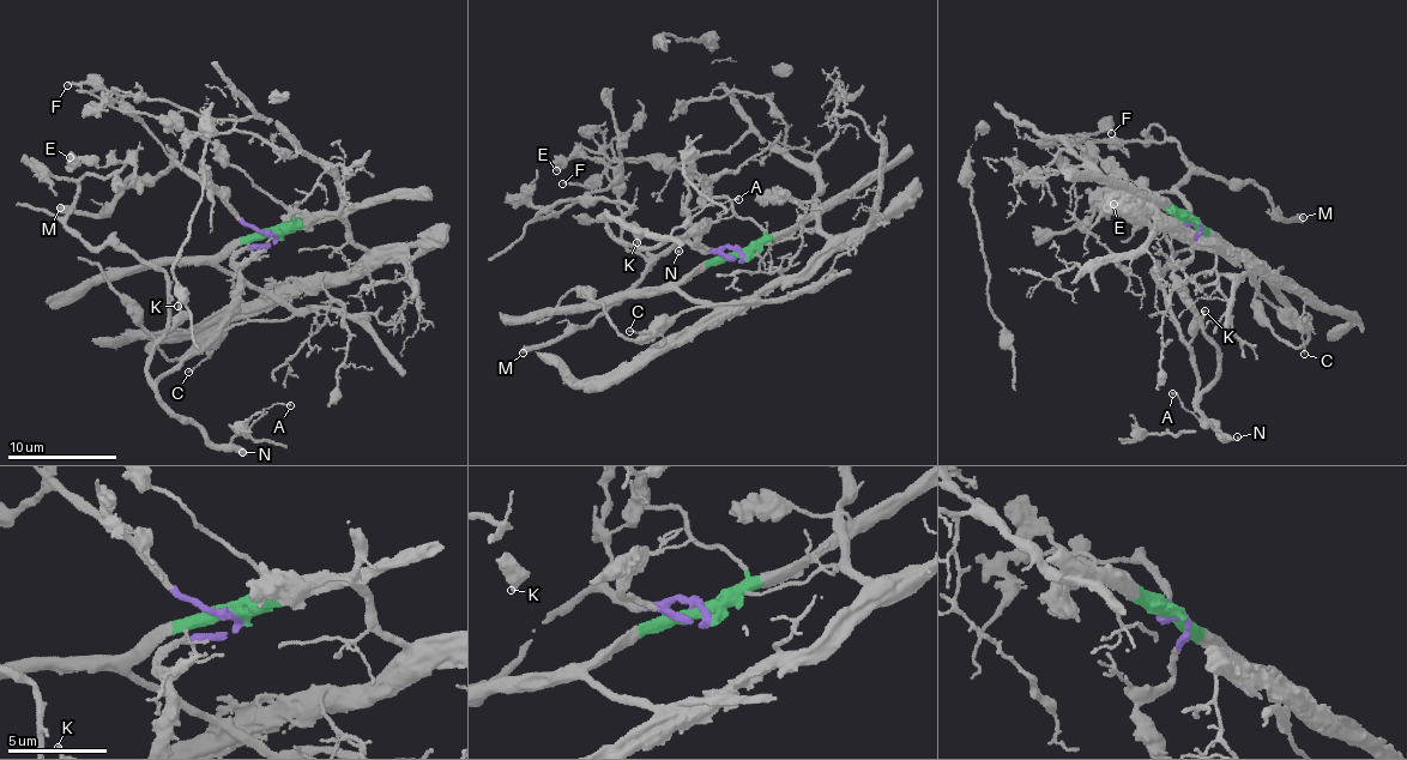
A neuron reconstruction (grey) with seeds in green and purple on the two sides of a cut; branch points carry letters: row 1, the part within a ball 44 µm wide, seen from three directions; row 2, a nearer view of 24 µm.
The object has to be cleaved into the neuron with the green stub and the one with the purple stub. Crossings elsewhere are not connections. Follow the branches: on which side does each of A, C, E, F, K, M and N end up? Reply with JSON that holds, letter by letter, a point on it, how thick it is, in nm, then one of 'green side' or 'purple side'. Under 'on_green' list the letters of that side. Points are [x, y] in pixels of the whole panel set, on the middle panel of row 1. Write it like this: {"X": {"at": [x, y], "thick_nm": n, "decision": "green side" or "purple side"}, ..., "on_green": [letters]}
{"A": {"at": [738, 199], "thick_nm": 130, "decision": "purple side"}, "C": {"at": [629, 331], "thick_nm": 110, "decision": "green side"}, "E": {"at": [556, 170], "thick_nm": 600, "decision": "purple side"}, "F": {"at": [562, 184], "thick_nm": 150, "decision": "green side"}, "K": {"at": [636, 242], "thick_nm": 200, "decision": "purple side"}, "M": {"at": [523, 353], "thick_nm": 500, "decision": "purple side"}, "N": {"at": [678, 251], "thick_nm": 240, "decision": "purple side"}, "on_green": ["C", "F"]}

